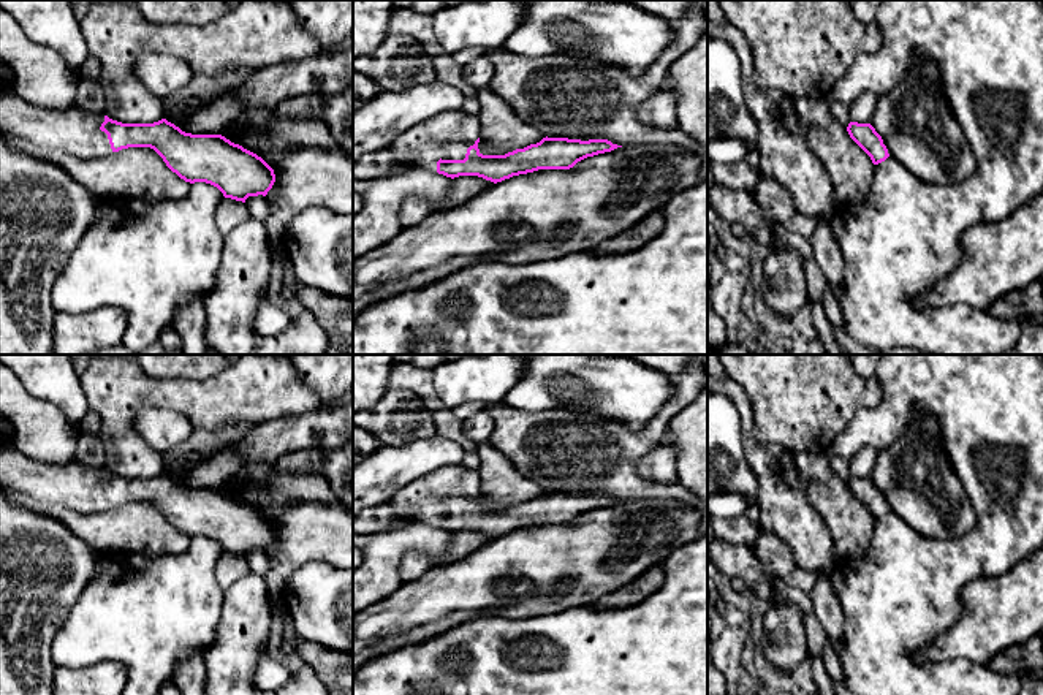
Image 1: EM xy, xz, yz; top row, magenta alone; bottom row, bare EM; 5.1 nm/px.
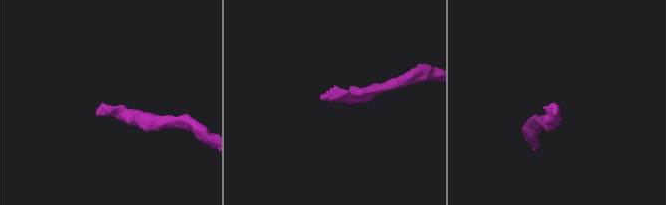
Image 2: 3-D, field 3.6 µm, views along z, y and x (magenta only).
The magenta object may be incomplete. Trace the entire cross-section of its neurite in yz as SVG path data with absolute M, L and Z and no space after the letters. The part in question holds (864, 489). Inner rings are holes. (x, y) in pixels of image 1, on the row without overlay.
M850 477L847 486L850 492L870 511L874 519L878 519L889 511L882 491L870 478Z

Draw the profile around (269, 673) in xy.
M264 651L253 671L252 681L260 692L267 692L282 687L290 678L291 673L288 668Z

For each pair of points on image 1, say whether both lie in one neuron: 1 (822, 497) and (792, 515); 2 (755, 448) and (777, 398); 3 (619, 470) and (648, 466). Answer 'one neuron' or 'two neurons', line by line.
1: two neurons
2: two neurons
3: two neurons

